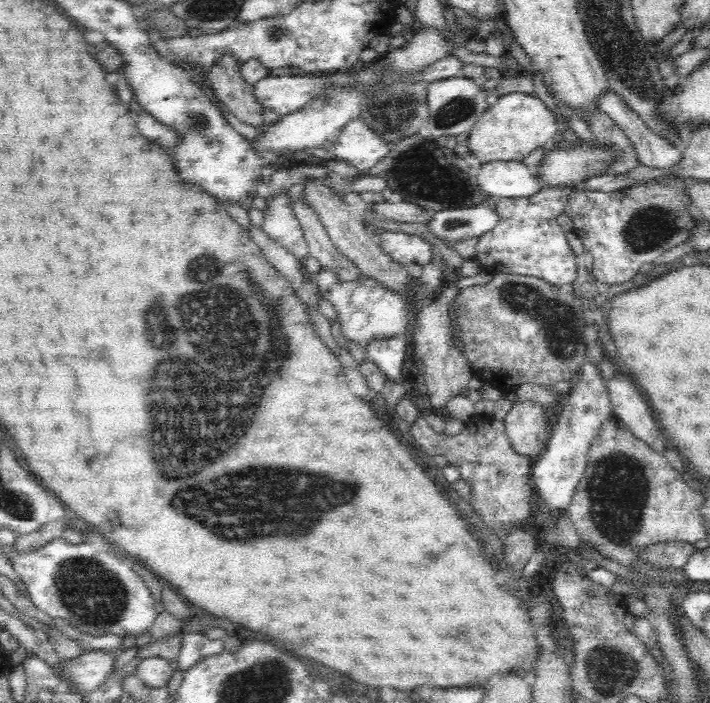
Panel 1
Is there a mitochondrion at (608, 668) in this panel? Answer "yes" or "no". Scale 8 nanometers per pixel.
yes

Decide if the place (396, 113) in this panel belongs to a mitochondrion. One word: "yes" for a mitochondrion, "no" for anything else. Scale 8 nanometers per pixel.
yes

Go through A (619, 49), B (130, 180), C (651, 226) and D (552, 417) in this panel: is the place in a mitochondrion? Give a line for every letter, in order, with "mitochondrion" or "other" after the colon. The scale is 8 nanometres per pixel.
A: mitochondrion
B: other
C: mitochondrion
D: other

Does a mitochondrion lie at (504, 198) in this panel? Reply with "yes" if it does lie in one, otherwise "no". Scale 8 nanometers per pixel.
no

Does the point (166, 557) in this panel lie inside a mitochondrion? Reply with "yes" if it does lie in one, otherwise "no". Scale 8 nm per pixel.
no

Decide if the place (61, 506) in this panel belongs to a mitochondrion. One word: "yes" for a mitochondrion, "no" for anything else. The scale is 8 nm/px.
no

